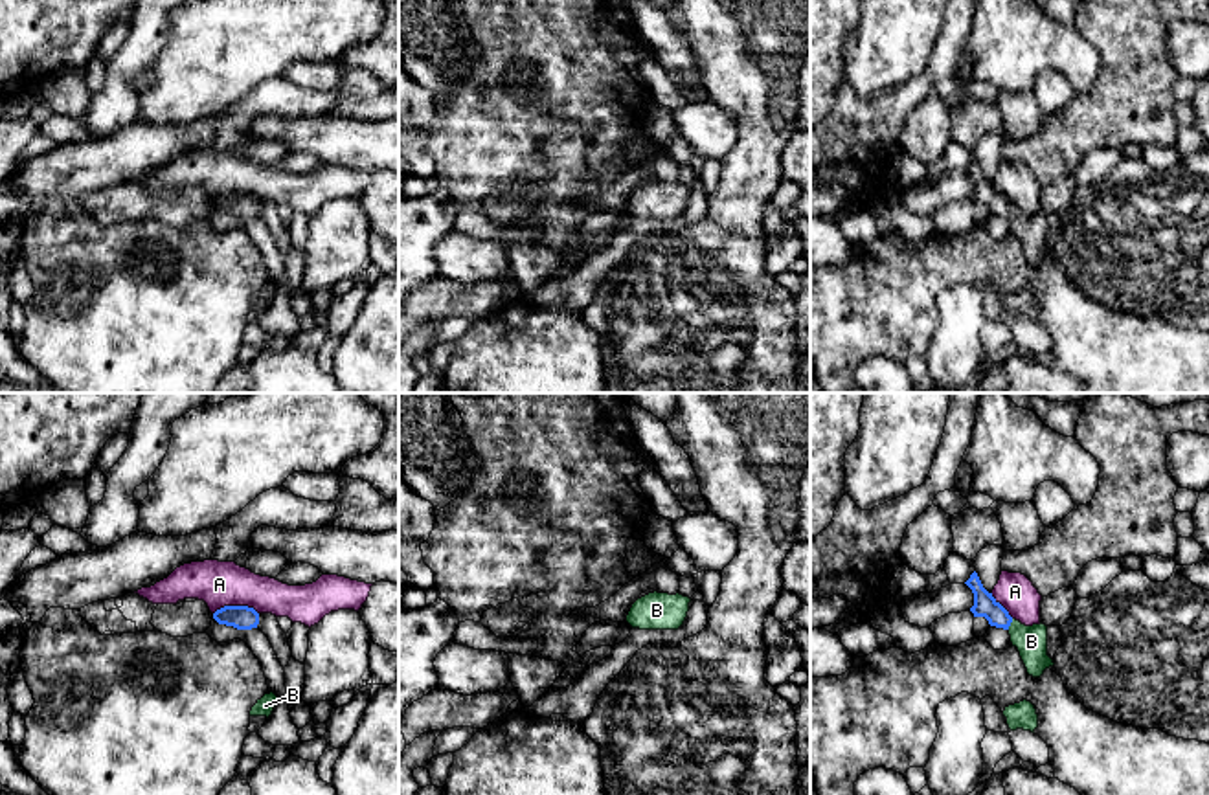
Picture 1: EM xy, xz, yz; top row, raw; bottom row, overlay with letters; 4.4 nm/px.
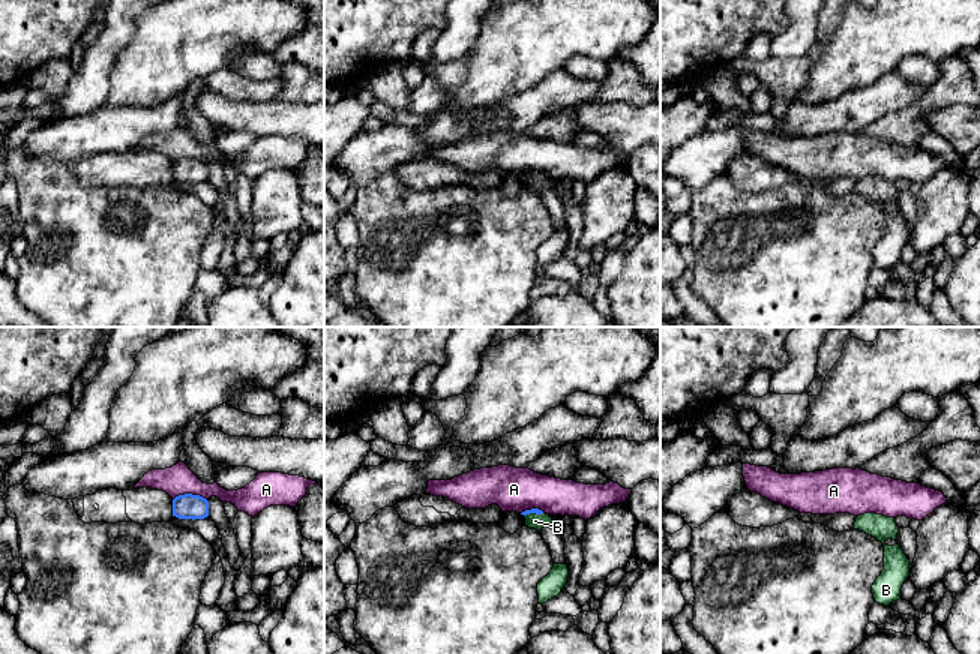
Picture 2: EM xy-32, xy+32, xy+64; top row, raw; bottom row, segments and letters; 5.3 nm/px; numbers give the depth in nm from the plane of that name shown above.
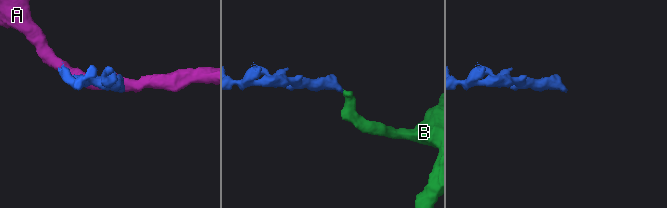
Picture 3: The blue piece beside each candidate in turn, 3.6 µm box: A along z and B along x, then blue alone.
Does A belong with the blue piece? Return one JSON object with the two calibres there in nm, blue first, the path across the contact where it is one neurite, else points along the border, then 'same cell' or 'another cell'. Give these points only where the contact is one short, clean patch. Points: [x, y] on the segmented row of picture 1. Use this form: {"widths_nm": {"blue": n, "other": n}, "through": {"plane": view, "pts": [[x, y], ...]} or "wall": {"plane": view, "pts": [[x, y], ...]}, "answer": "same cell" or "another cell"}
{"widths_nm": {"blue": 110, "other": 200}, "wall": {"plane": "xy", "pts": [[258, 612], [247, 606], [221, 606], [214, 614]]}, "answer": "another cell"}

